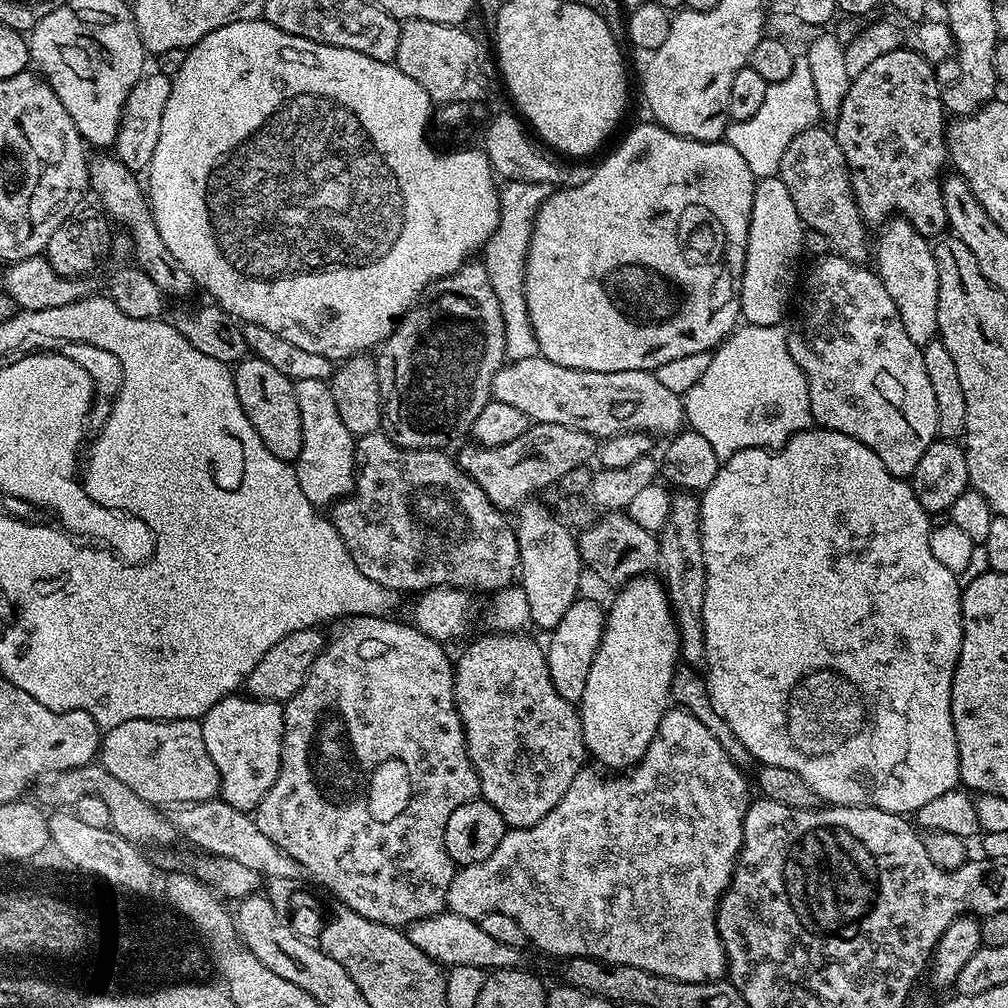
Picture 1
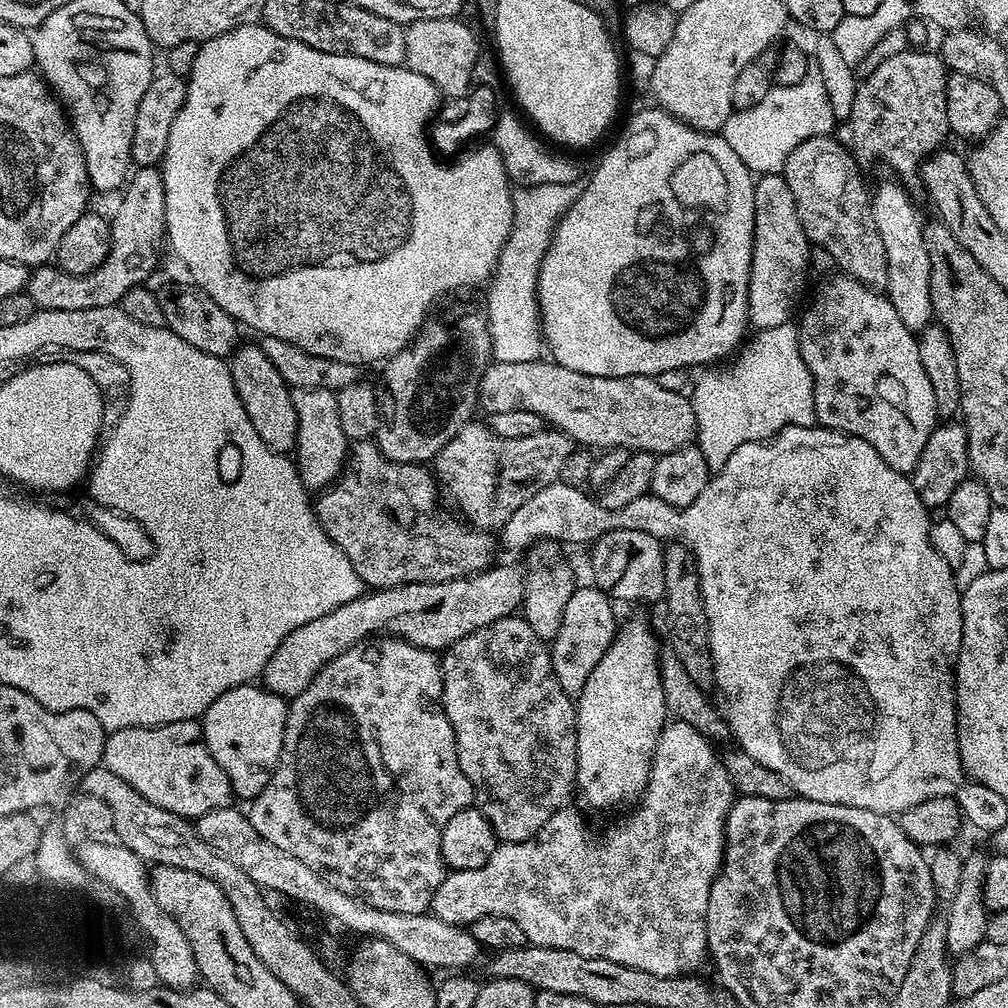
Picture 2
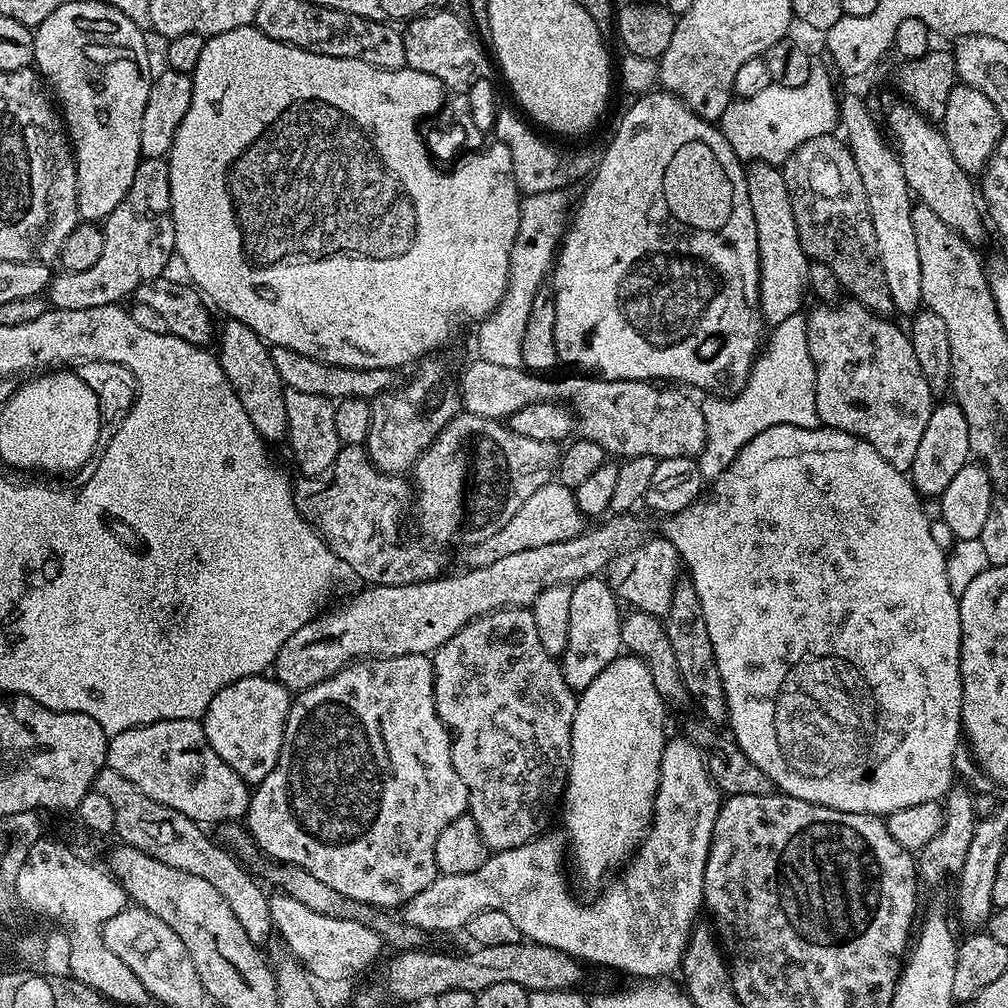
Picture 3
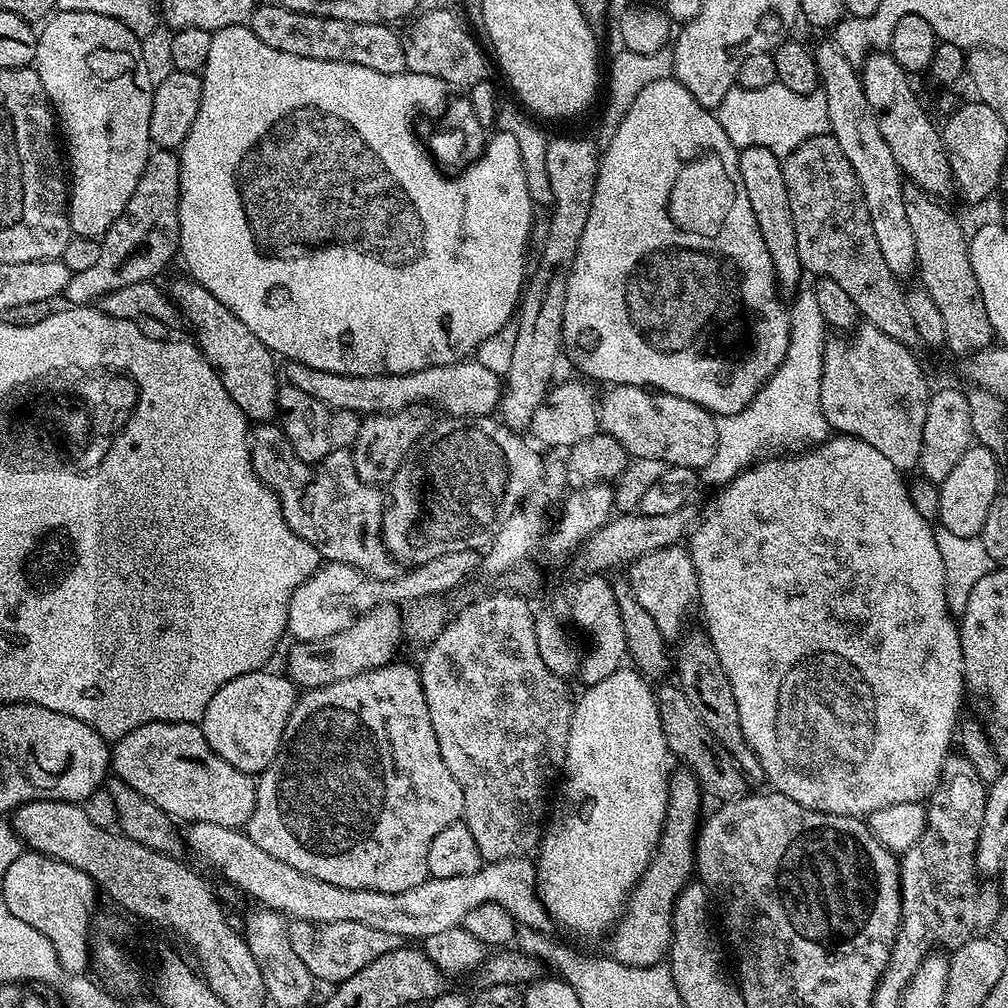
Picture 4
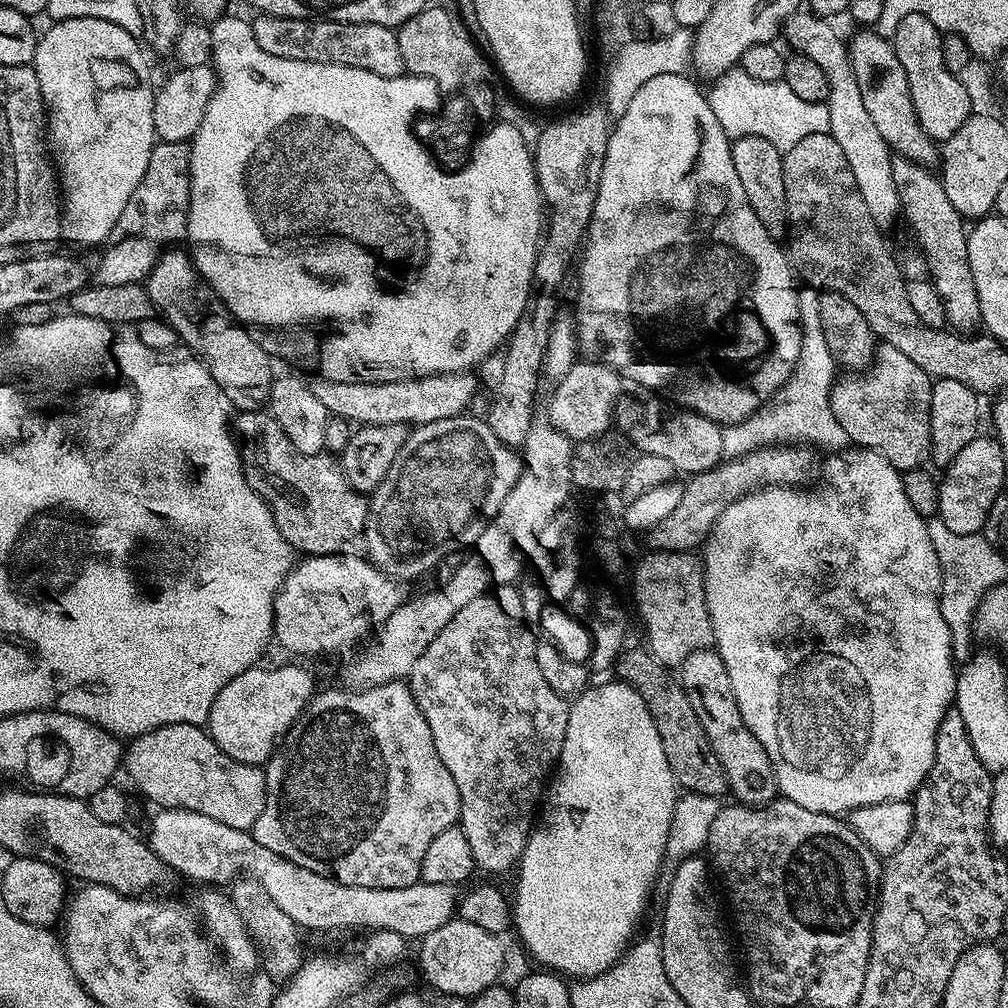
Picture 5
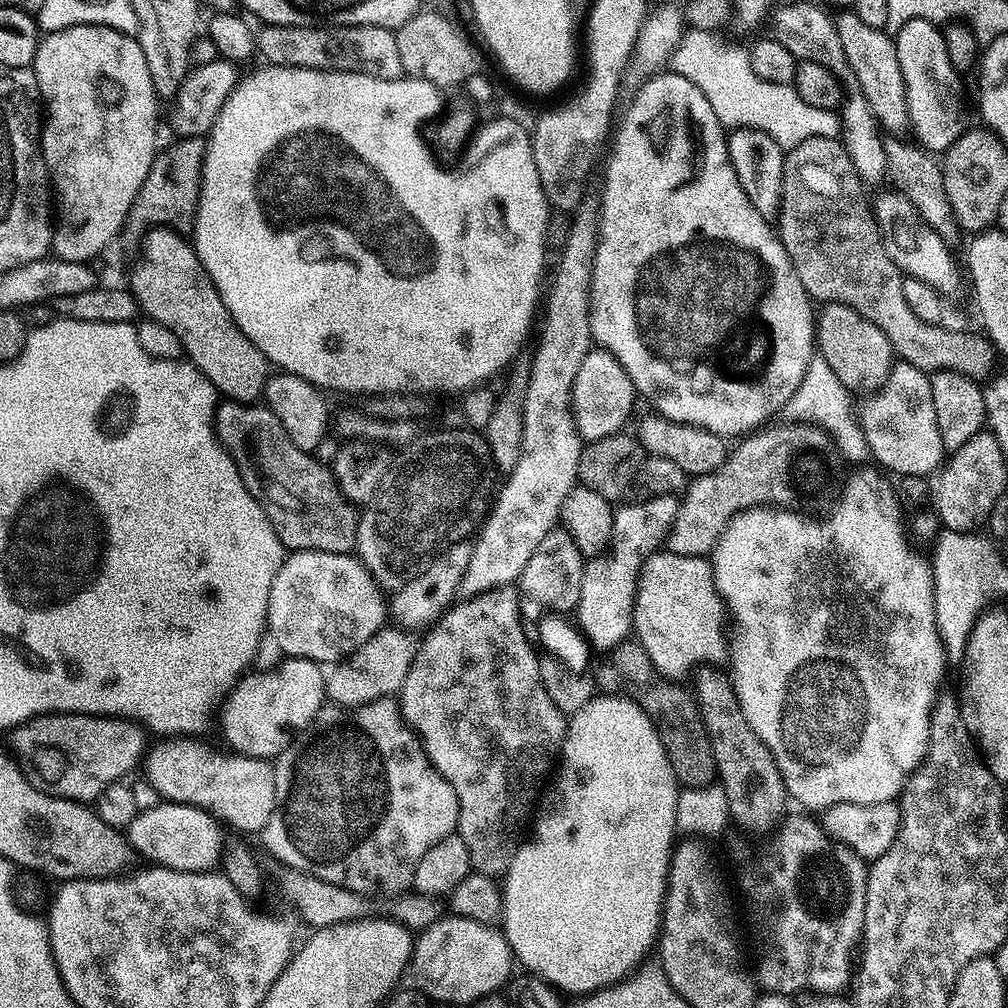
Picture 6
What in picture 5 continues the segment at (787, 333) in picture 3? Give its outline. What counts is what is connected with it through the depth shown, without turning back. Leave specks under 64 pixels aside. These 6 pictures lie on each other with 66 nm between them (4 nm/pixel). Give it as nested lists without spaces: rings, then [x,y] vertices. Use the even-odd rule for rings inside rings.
[[[807,286],[799,289],[798,312],[802,350],[790,378],[754,415],[723,429],[722,446],[725,457],[745,456],[759,448],[770,448],[778,444],[807,444],[817,450],[825,448],[825,453],[828,454],[842,452],[849,447],[846,430],[842,428],[838,418],[834,418],[834,410],[830,406],[832,385],[838,379],[838,365],[834,354],[830,354],[826,334],[822,331],[822,302],[817,289]]]

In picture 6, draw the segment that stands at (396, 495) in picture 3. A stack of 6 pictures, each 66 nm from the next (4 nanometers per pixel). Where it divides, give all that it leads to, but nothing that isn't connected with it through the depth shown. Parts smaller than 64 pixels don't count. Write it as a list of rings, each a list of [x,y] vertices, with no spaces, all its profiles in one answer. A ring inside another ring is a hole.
[[[229,399],[217,403],[216,437],[238,466],[238,474],[242,474],[242,482],[246,490],[250,490],[250,494],[264,507],[264,513],[270,518],[285,549],[293,552],[318,550],[347,553],[355,549],[356,531],[360,521],[357,505],[352,504],[340,493],[340,487],[332,477],[331,467],[325,461],[316,459],[313,453],[304,452],[298,446],[294,446],[294,442],[290,442],[290,434],[286,434],[286,426],[278,422],[276,415],[268,407],[260,402],[243,404]]]

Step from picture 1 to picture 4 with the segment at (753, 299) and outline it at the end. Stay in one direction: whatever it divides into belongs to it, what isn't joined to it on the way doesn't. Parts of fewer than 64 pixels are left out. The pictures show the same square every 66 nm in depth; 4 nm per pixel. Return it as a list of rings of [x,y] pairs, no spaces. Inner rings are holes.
[[[766,146],[742,148],[739,149],[739,153],[738,170],[742,174],[742,186],[746,186],[750,206],[754,206],[754,218],[758,218],[758,230],[762,230],[766,250],[770,250],[777,285],[784,290],[787,288],[799,289],[802,269],[798,258],[798,238],[794,238],[794,218],[790,214],[790,198],[786,190],[786,178],[781,157],[766,150]]]

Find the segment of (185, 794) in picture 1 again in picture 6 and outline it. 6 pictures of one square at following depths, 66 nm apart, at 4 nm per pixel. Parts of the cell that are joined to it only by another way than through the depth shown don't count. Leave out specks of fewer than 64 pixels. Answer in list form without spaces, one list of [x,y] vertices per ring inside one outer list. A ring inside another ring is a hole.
[[[200,738],[177,739],[164,740],[161,744],[153,743],[147,749],[146,759],[142,764],[142,772],[143,768],[145,772],[143,775],[153,786],[159,799],[201,808],[240,832],[263,833],[276,805],[276,770],[273,761],[229,754],[227,751],[215,752],[210,745],[203,744]]]

